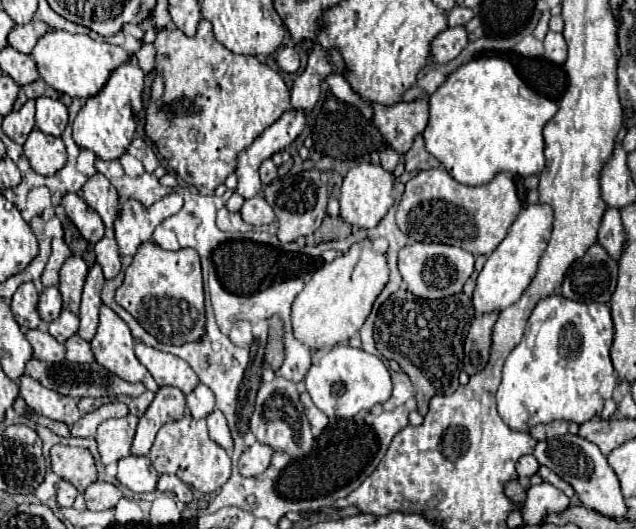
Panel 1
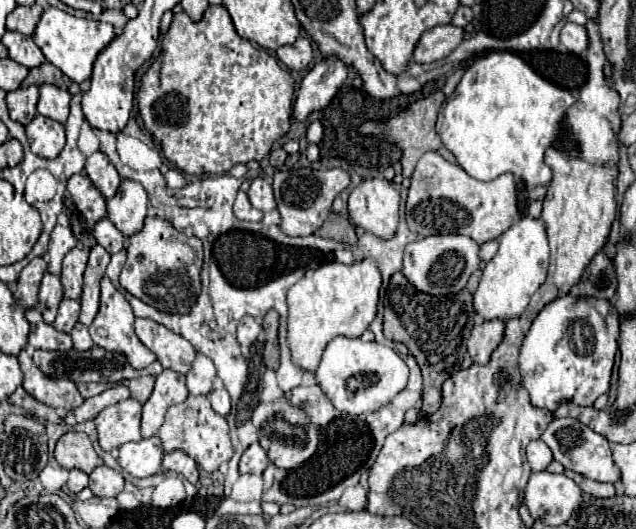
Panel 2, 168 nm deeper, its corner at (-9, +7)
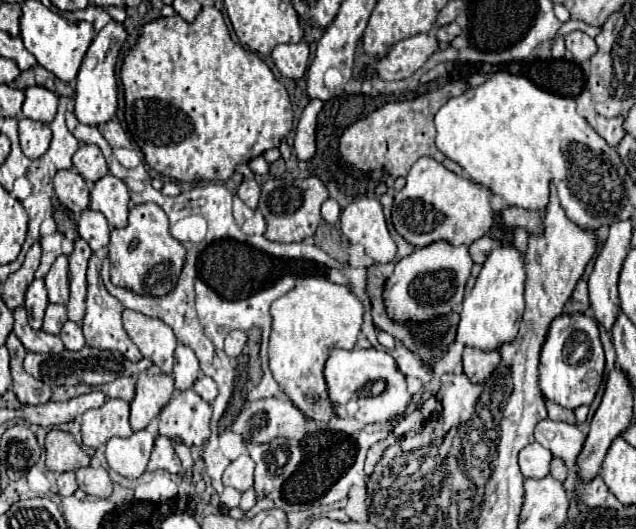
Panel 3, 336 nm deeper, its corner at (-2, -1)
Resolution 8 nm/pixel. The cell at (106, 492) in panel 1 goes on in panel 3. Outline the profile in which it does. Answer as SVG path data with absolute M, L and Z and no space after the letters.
M103 467L77 469L77 483L79 483L79 489L83 489L87 495L93 495L99 499L107 499L113 493L113 483Z

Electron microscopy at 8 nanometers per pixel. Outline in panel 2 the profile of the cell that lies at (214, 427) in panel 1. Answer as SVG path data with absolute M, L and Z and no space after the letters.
M218 385L214 391L210 391L208 393L208 399L210 399L212 409L216 413L220 413L224 417L230 413L230 395L228 395L228 391L222 385Z

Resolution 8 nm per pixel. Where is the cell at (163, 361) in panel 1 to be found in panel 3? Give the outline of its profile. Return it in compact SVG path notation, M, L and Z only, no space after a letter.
M123 311L123 327L129 339L139 347L143 357L151 359L163 373L171 375L175 363L177 337L169 325L159 319L145 317L137 311Z

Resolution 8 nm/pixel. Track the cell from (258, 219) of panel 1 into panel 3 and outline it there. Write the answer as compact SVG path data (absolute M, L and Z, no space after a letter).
M245 179L245 181L237 187L237 197L239 197L247 207L251 207L253 211L255 211L257 205L259 205L259 195L261 195L261 187L259 187L257 181L253 181L253 179Z

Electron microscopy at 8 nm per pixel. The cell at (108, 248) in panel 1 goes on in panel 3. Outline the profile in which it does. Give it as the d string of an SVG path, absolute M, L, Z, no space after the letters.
M87 209L81 213L81 217L77 221L77 231L89 243L89 247L93 251L97 251L101 247L107 247L111 227L107 225L107 219L101 213Z

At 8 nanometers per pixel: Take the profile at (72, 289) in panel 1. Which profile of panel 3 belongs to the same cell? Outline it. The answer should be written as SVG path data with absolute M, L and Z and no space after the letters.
M59 255L45 277L45 287L49 291L49 303L67 303L69 297L69 257Z

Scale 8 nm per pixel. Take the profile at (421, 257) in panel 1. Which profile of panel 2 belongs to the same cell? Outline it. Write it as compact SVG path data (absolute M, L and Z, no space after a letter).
M430 235L406 245L402 273L408 279L408 283L422 293L454 295L466 287L470 275L478 269L478 249L478 243L466 235Z

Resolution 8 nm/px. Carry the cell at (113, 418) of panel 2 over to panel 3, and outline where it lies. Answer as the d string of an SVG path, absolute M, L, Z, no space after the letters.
M107 399L103 407L89 409L81 419L81 435L87 447L101 447L111 437L131 437L129 403L123 399Z

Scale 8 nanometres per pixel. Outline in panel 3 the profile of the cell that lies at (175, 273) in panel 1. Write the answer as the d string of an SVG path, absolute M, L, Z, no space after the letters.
M155 203L137 205L129 211L129 225L125 229L111 231L111 283L139 295L165 297L171 289L175 289L175 281L185 265L185 255L185 247L169 233L169 219L165 211Z

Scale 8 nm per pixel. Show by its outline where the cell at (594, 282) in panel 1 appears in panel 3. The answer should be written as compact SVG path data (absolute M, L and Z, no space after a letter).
M579 279L573 295L571 295L571 301L567 301L563 313L585 313L587 309L591 307L589 303L589 291L587 291L587 281L585 279Z

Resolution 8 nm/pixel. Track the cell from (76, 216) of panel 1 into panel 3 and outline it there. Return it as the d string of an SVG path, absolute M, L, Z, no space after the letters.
M73 169L59 171L53 183L55 183L55 195L75 217L79 217L79 213L83 213L83 209L89 207L91 191L89 191L87 181L77 171Z

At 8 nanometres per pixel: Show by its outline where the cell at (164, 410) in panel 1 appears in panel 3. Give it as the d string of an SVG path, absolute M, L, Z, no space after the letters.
M151 367L137 377L137 393L131 401L131 429L145 429L161 409L173 399L175 383L159 367Z

